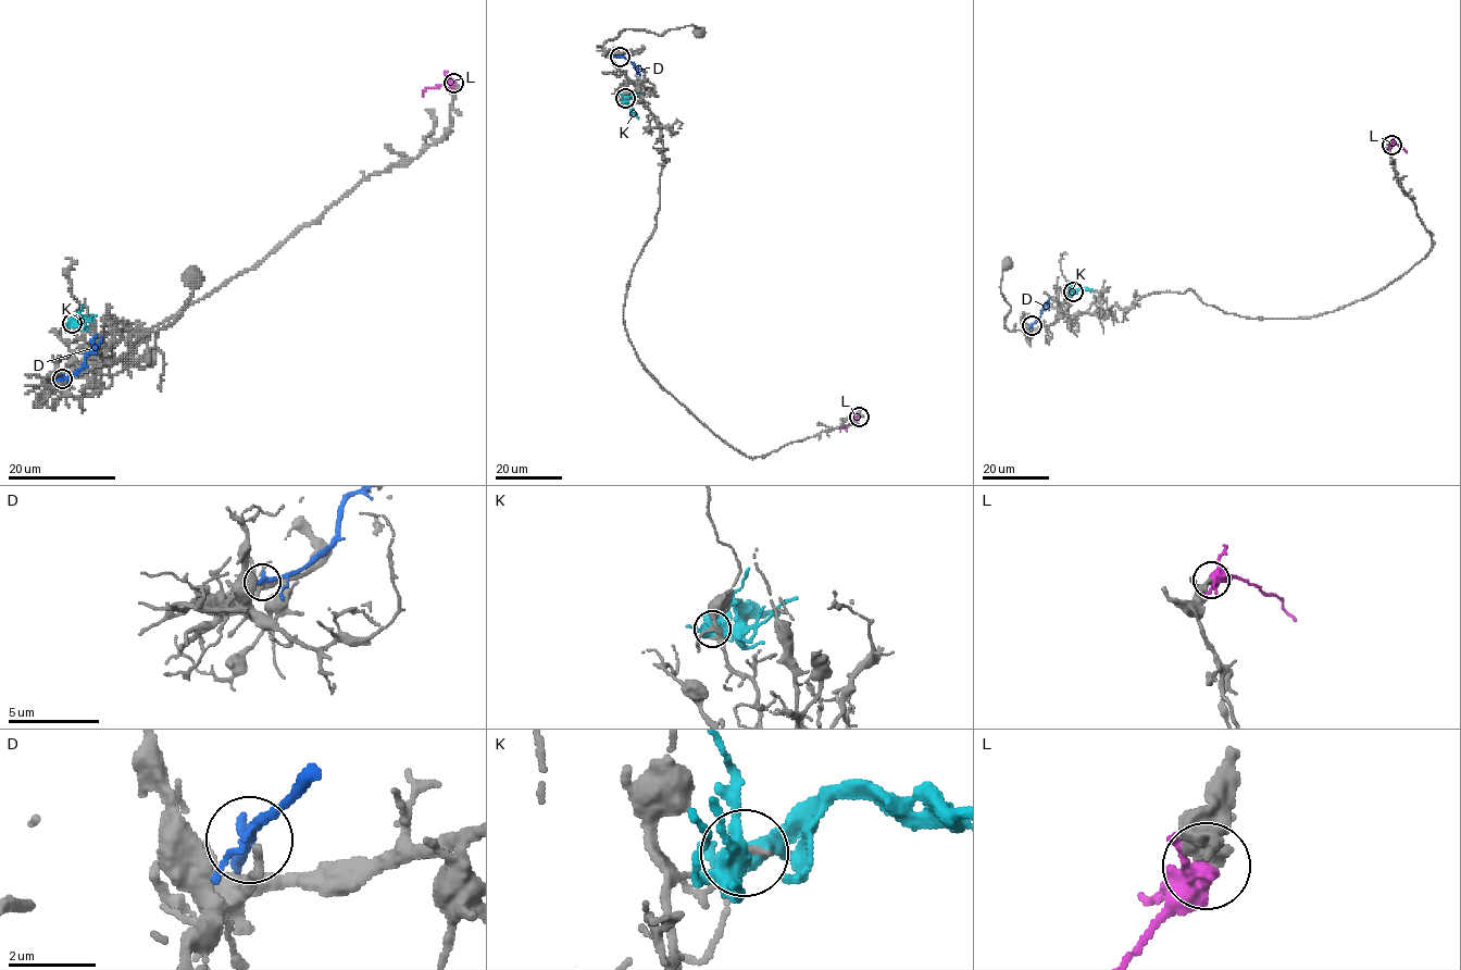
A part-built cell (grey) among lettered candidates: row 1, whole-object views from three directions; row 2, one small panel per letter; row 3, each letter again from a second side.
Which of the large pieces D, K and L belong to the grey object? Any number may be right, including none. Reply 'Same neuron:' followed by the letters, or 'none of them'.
Same neuron: none of them

